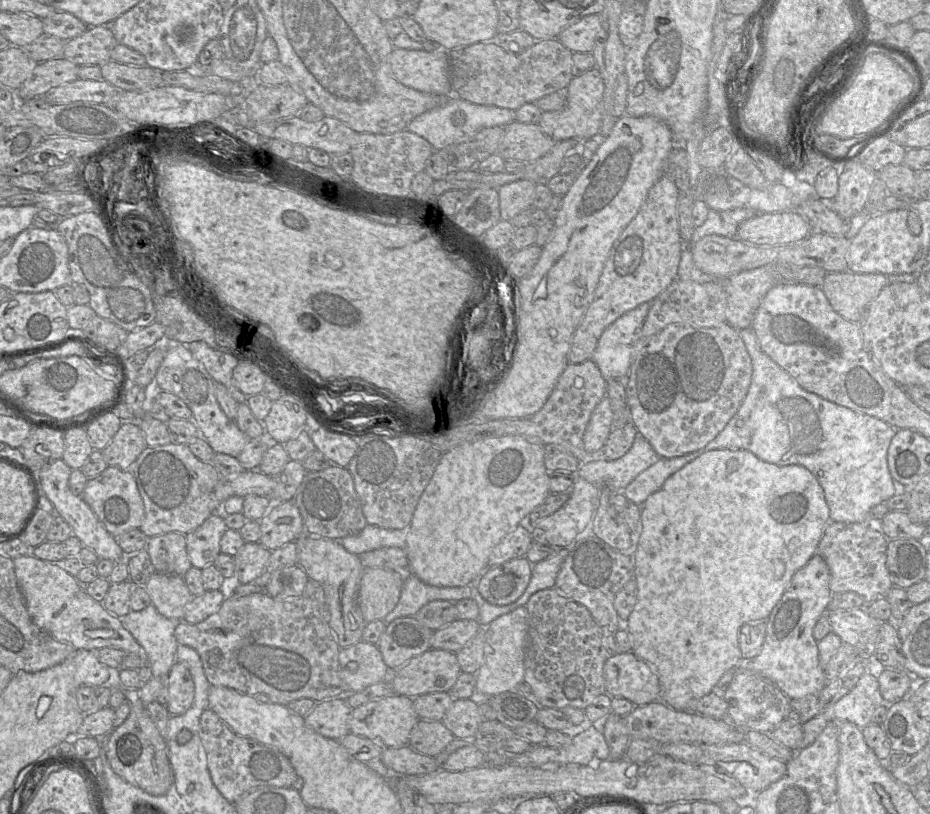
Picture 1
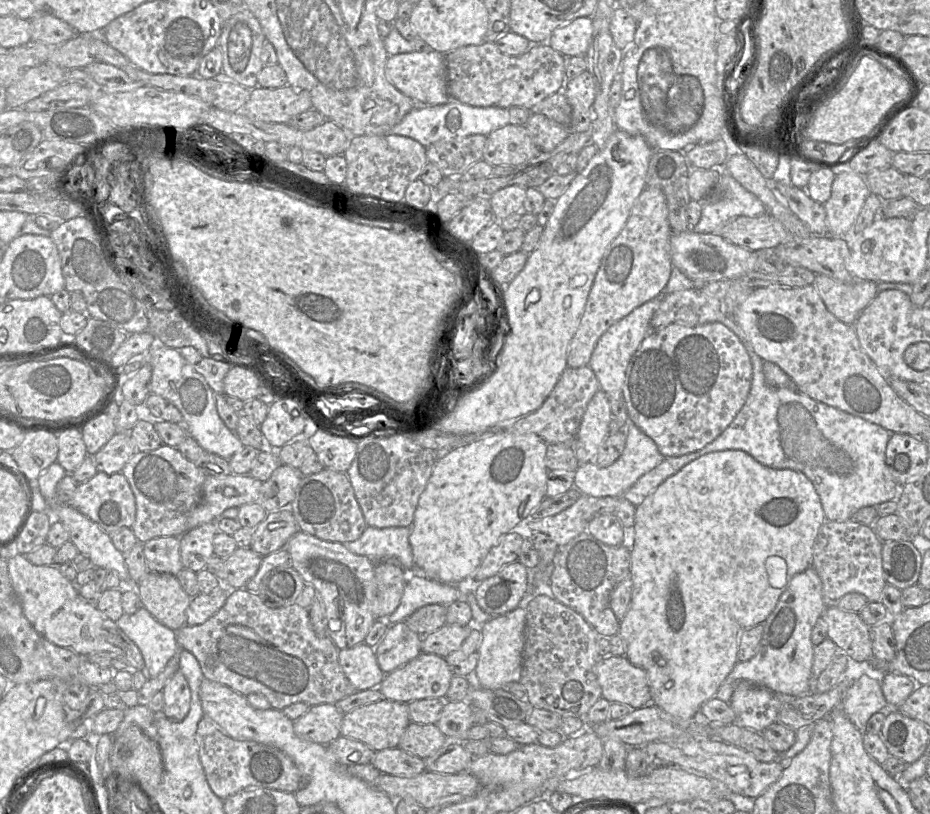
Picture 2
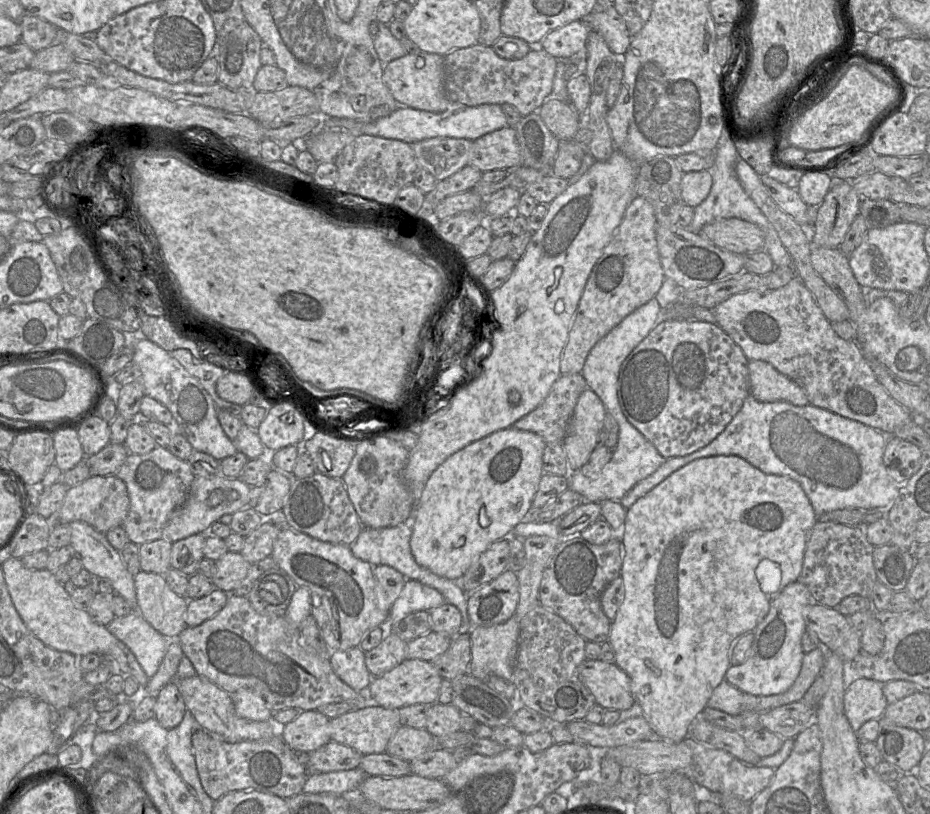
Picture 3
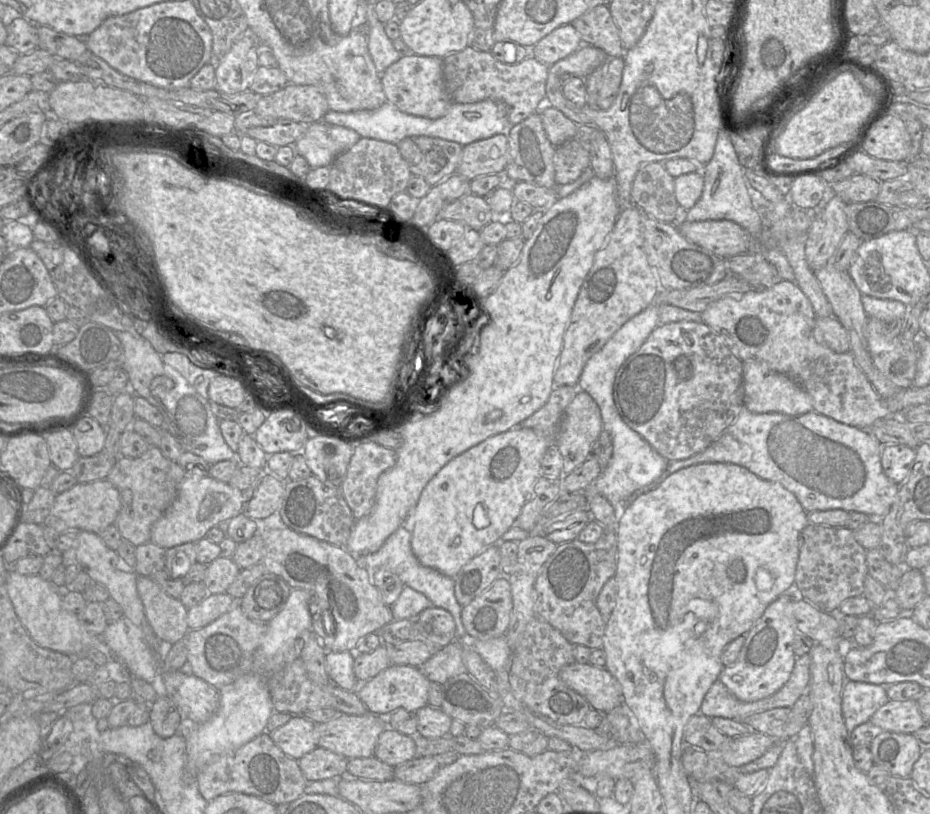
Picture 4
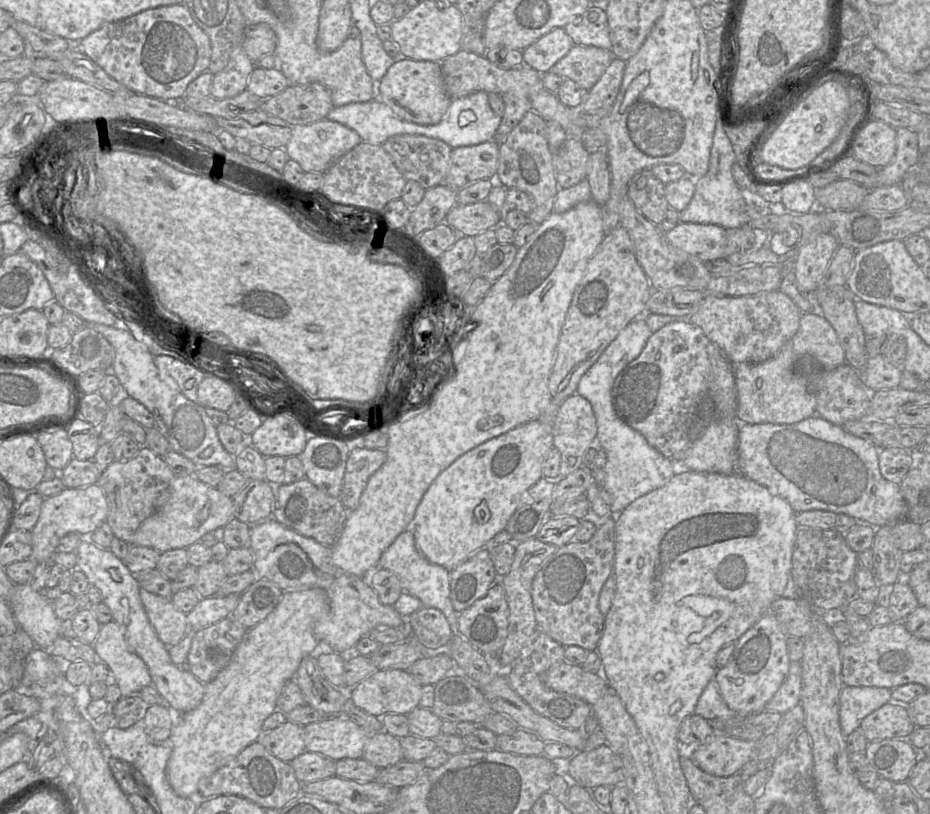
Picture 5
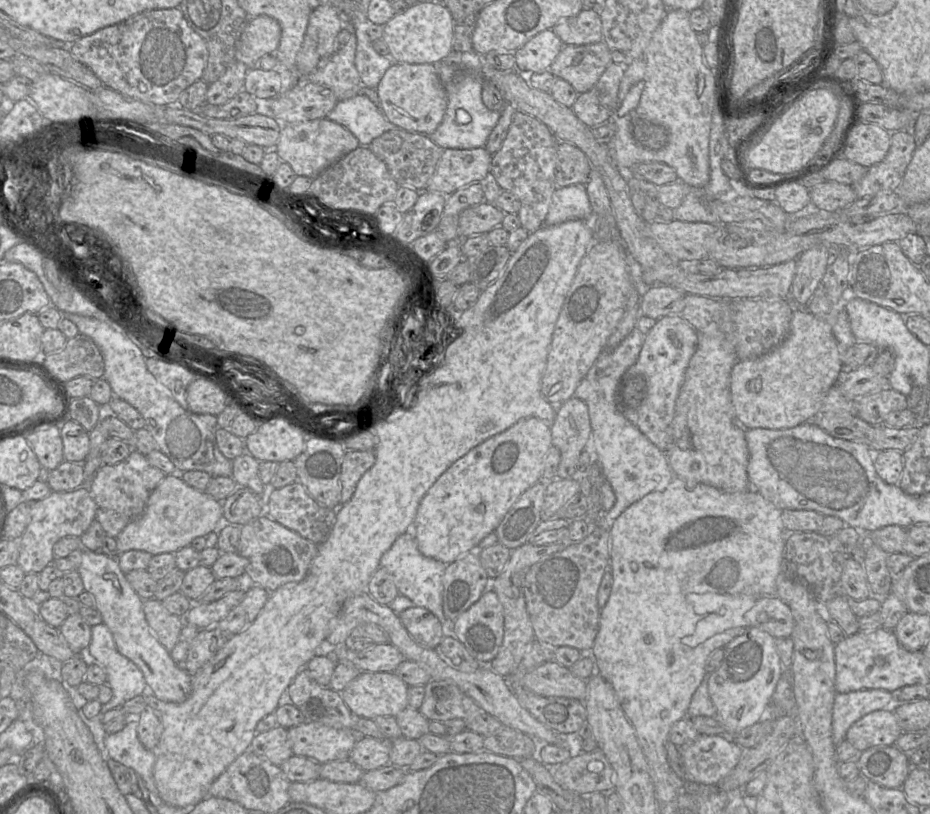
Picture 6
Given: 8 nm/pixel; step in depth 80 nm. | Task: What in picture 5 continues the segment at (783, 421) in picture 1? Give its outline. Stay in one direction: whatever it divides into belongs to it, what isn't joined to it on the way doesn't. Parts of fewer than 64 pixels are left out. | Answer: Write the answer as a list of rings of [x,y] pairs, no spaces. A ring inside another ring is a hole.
[[[817,414],[793,424],[743,423],[738,434],[738,472],[786,500],[795,513],[830,511],[849,515],[873,527],[894,524],[906,517],[907,504],[899,484],[885,479],[880,472],[879,448]]]

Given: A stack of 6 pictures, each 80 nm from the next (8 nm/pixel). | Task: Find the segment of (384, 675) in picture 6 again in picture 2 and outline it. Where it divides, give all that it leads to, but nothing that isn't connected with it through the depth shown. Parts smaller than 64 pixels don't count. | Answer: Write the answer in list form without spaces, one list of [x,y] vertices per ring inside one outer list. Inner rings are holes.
[[[420,653],[385,675],[379,685],[383,698],[410,703],[422,699],[444,699],[453,674],[439,655]]]

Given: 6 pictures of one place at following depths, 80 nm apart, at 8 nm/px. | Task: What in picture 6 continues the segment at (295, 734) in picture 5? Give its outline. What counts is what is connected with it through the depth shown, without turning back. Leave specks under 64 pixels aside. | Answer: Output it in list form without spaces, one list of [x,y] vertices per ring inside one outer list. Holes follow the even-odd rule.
[[[277,726],[267,732],[256,734],[248,751],[280,766],[293,756],[288,729]]]

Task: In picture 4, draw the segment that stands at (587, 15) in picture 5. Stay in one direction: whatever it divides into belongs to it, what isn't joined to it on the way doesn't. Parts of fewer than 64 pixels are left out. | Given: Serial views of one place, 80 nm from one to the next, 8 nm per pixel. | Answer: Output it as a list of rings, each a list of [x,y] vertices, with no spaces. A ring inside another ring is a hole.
[[[607,5],[591,6],[570,24],[579,33],[582,44],[601,49],[608,58],[624,55],[619,30]]]

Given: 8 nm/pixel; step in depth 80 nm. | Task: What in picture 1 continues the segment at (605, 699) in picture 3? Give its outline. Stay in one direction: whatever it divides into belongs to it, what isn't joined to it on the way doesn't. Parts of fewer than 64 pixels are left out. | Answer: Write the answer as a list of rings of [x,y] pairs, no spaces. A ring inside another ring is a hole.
[[[633,652],[610,656],[604,665],[604,679],[606,693],[612,698],[627,699],[635,706],[660,700],[658,675],[653,667]]]

